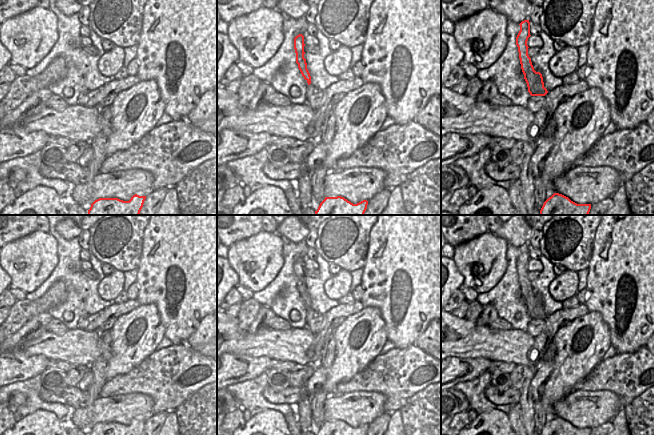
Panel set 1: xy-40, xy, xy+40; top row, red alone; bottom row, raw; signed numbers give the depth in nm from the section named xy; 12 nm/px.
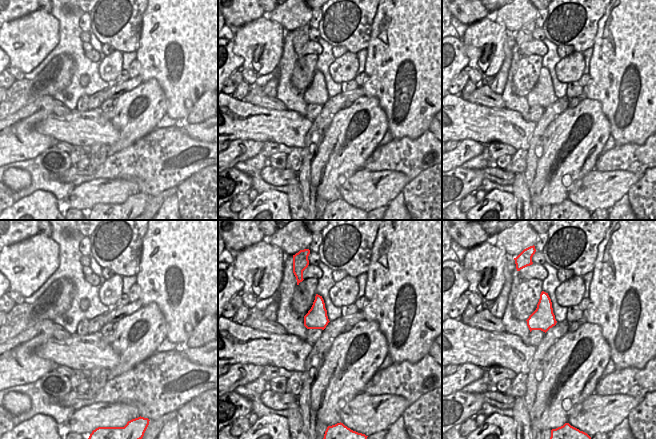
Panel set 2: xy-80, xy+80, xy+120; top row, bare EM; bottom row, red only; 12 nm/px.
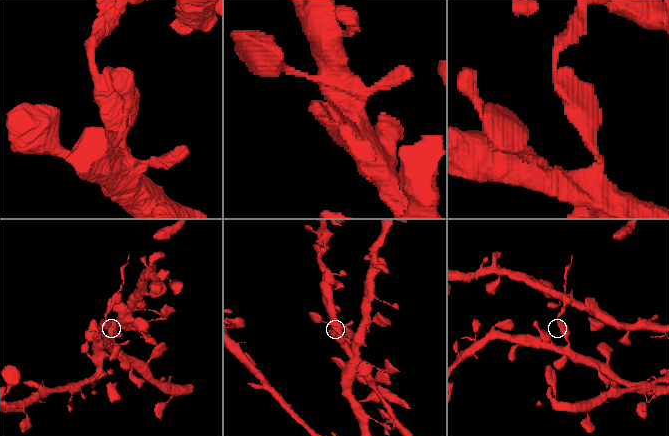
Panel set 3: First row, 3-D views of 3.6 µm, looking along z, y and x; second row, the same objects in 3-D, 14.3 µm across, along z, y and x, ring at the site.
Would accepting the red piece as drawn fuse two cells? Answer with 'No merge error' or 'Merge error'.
Merge error.

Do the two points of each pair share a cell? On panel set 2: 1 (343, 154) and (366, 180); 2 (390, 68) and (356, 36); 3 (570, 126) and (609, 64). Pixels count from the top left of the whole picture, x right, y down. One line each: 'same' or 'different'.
1: different
2: different
3: different

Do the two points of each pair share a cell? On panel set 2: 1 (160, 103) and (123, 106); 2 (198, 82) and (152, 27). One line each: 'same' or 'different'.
1: same
2: same

